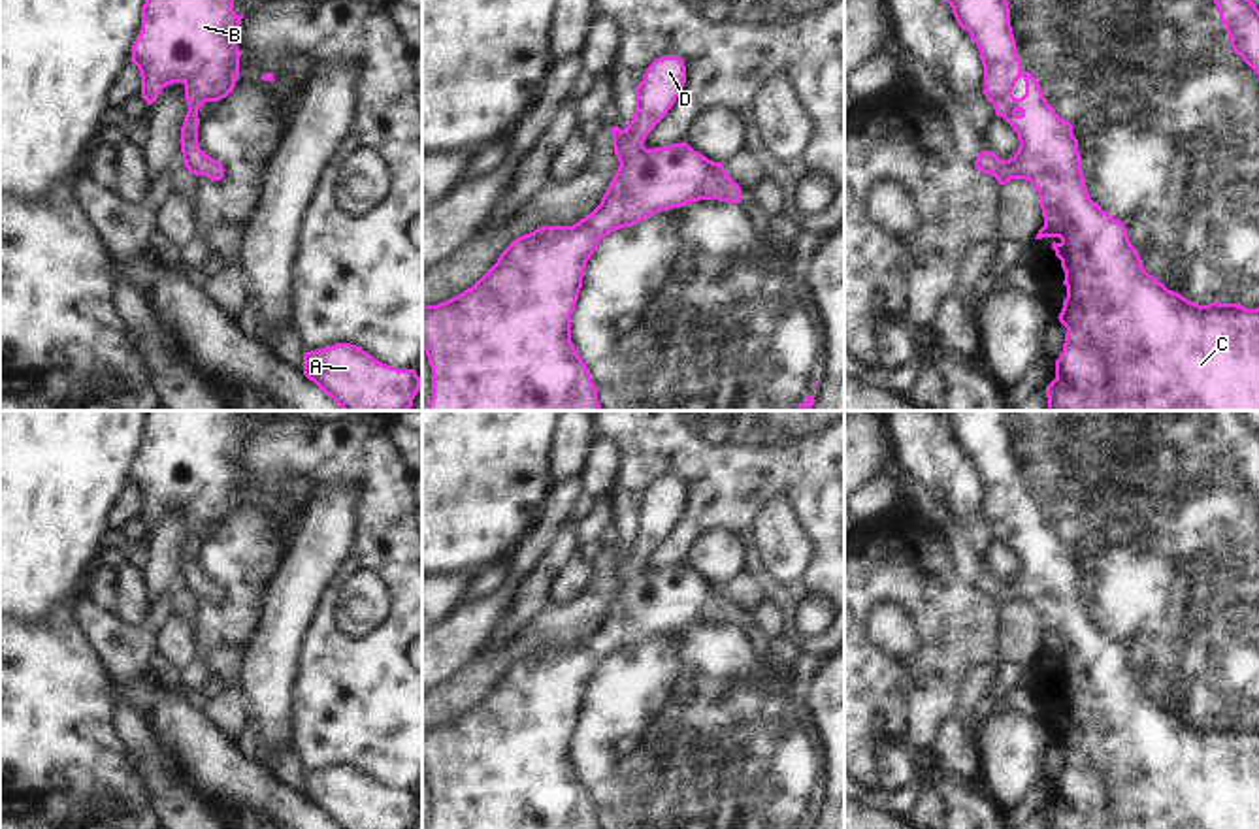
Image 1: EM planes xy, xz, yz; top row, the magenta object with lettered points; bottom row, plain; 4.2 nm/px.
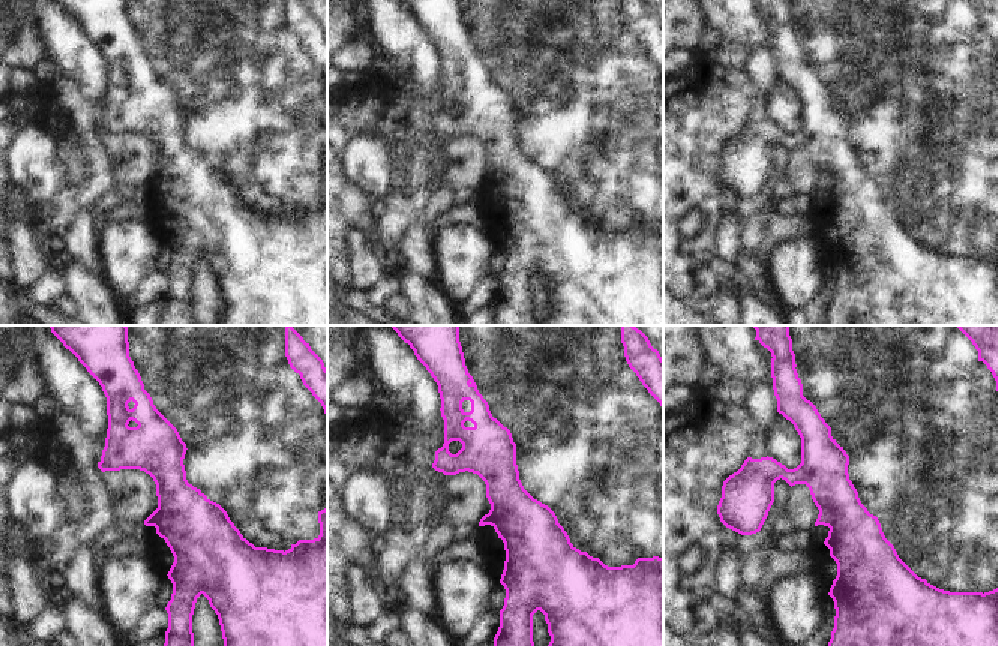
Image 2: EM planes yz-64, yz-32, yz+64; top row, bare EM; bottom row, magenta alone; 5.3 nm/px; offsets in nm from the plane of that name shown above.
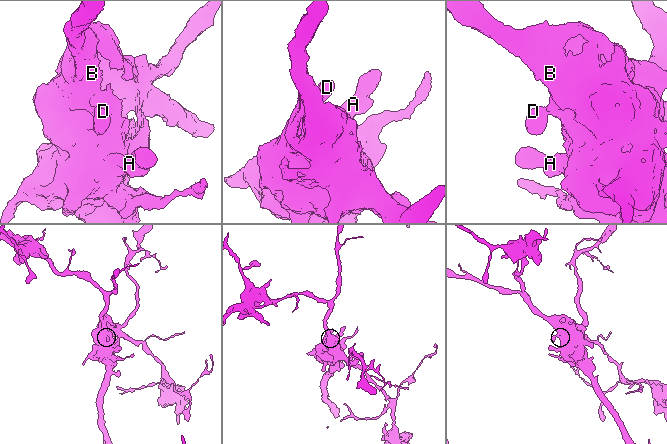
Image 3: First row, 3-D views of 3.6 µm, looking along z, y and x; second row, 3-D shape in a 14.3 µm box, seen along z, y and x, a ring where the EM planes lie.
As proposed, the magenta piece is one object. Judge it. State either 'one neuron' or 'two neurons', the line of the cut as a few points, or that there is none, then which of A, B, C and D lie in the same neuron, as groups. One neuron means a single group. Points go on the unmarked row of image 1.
one neuron; cut none; groups A B C D

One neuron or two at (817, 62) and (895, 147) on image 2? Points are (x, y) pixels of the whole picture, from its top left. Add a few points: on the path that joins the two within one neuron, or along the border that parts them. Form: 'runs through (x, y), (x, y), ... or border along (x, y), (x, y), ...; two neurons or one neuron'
runs through (838, 83), (881, 126); one neuron

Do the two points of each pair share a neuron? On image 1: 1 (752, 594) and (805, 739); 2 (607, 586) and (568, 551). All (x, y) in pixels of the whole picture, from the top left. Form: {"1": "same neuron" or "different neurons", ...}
{"1": "different neurons", "2": "different neurons"}

